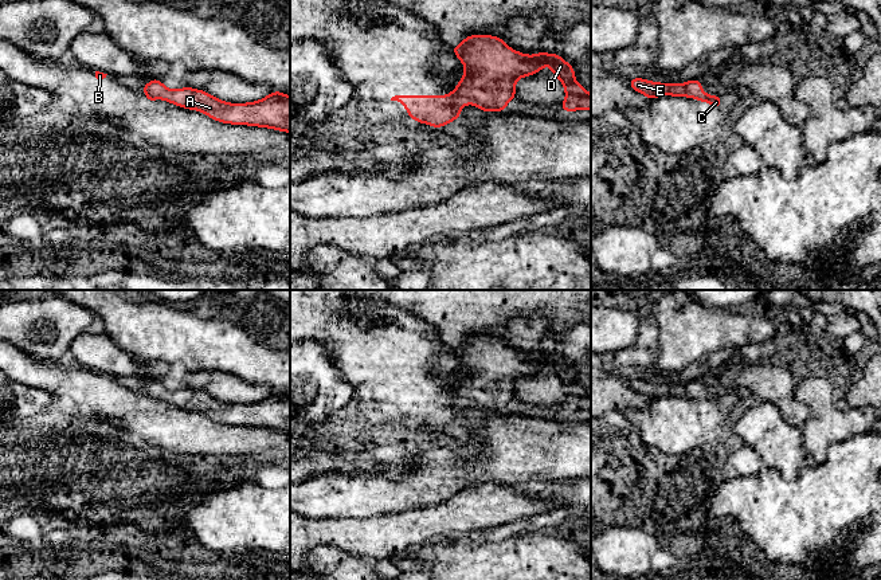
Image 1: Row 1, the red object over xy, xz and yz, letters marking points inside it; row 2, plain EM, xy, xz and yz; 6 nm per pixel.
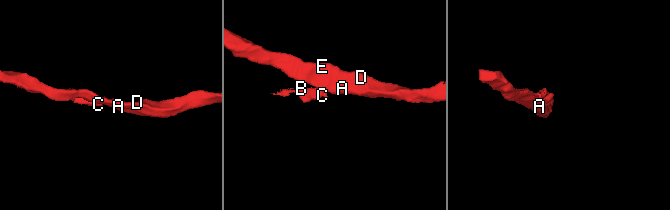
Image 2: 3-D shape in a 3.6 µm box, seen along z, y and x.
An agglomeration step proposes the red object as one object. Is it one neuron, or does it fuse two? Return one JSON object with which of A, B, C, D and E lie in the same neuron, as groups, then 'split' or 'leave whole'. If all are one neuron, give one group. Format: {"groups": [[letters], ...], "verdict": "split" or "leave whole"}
{"groups": [["A", "D", "E"], ["B", "C"]], "verdict": "split"}

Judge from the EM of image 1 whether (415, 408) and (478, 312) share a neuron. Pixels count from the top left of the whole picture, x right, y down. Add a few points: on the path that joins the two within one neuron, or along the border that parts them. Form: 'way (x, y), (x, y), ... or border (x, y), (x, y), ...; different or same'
border (429, 324), (450, 348); different

